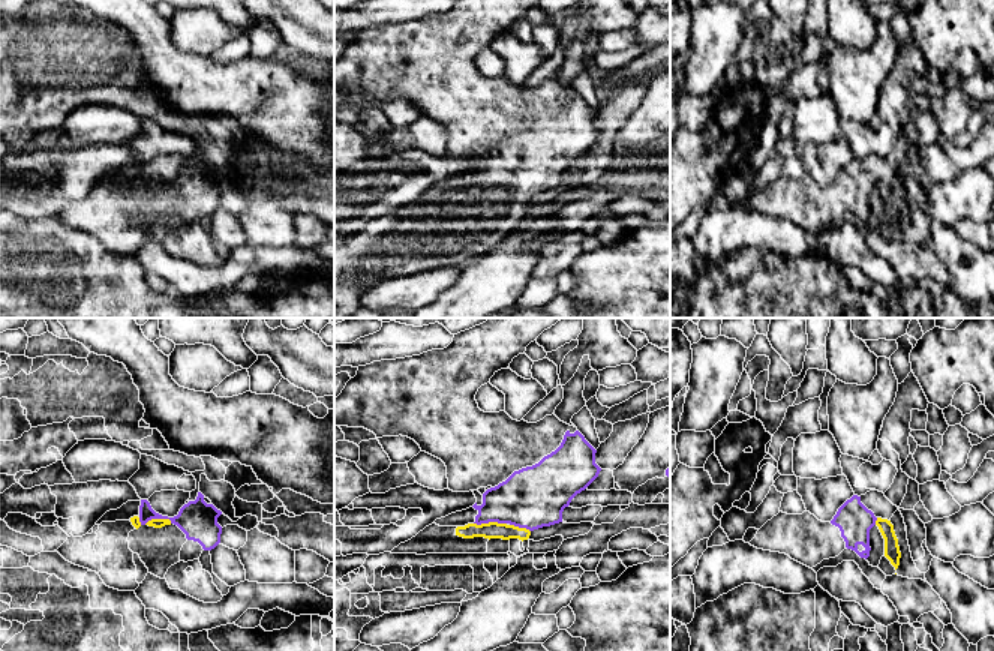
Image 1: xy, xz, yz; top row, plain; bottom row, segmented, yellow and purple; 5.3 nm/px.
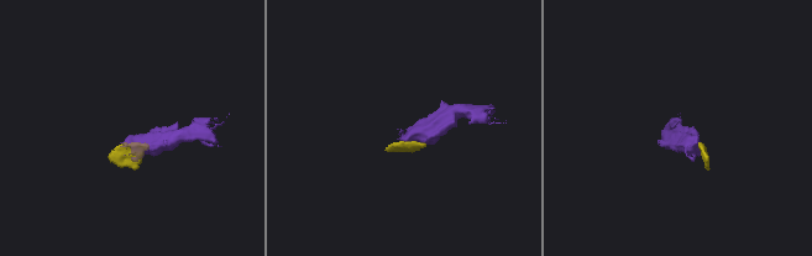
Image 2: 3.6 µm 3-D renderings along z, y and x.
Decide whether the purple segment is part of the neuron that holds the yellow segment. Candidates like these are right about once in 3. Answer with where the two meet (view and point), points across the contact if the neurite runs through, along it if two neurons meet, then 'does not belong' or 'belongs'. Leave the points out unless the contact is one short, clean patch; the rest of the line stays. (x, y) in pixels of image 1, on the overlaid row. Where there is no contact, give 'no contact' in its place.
contact xz (489, 522); way xz (492, 530), (489, 522), (508, 503), (528, 498); belongs

